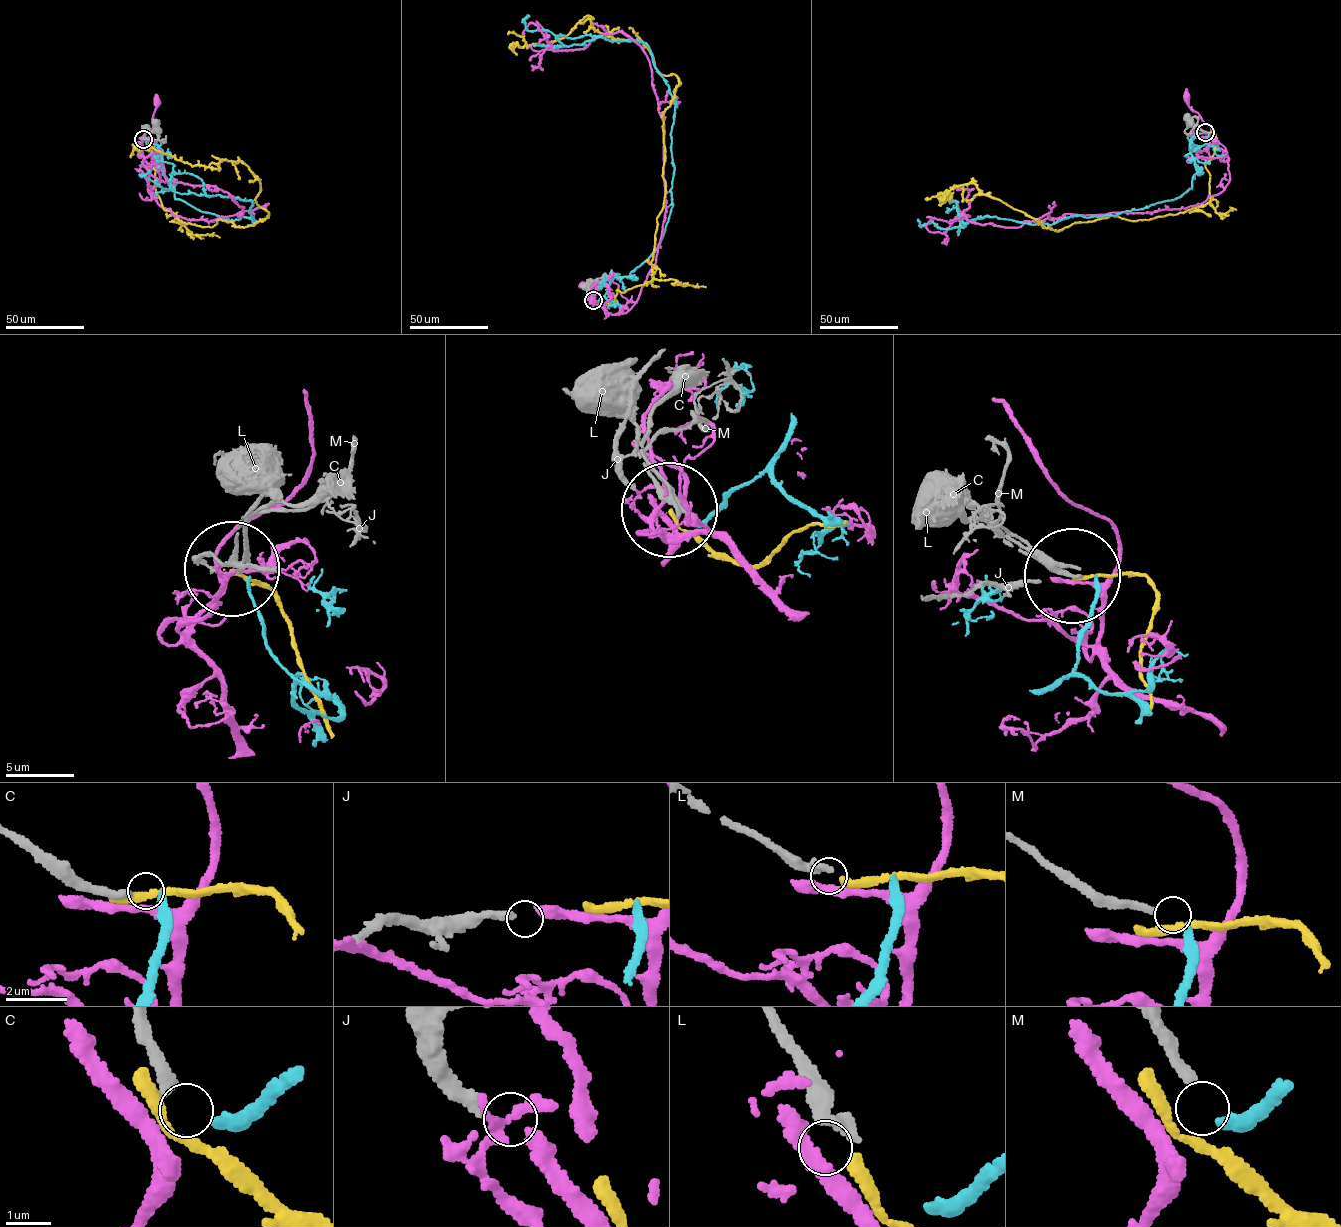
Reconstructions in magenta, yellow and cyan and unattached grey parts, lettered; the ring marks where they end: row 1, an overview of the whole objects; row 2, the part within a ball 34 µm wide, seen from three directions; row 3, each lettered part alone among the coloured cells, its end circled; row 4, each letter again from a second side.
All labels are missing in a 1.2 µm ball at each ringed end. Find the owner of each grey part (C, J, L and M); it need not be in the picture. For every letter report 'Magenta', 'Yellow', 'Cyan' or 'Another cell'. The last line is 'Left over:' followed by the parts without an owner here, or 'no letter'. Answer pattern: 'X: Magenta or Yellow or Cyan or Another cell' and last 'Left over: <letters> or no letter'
C: Another cell
J: Magenta
L: Yellow
M: Cyan
Left over: C

